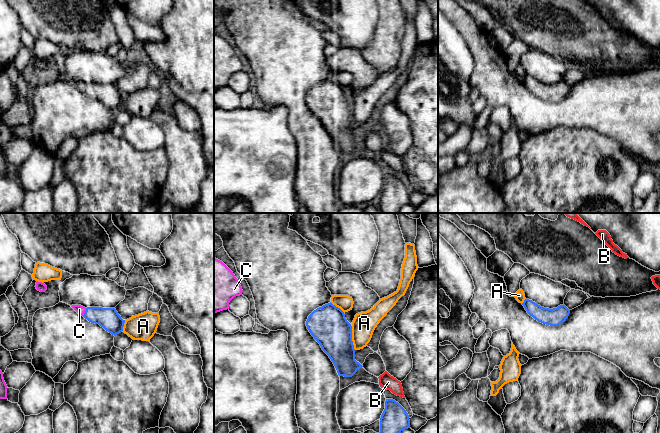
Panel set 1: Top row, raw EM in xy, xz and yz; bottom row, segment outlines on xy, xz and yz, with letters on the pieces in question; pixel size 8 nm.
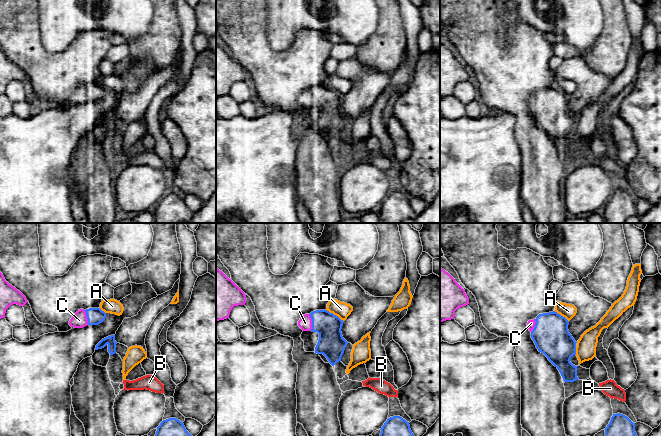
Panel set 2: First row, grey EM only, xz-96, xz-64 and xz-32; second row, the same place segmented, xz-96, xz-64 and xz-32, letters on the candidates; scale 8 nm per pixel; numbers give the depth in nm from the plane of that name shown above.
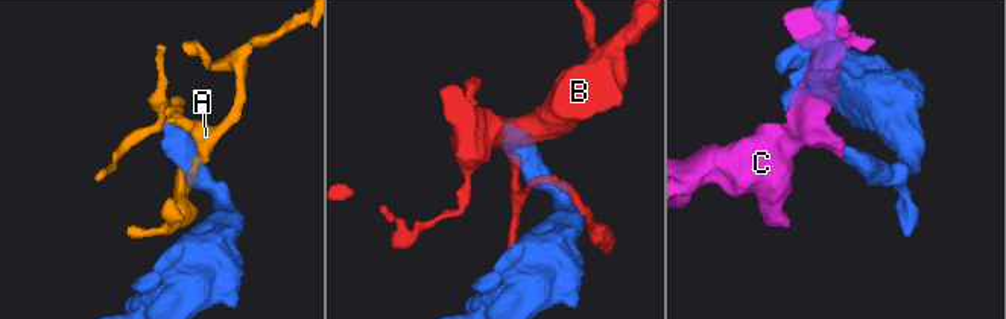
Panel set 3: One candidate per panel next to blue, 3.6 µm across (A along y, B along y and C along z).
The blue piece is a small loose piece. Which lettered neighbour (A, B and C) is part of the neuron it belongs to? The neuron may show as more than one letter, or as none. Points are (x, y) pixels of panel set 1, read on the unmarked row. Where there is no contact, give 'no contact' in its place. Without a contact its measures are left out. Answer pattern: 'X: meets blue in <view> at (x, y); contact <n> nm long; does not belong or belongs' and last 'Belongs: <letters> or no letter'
A: meets blue in xz at (351, 113); contact 200 nm long; does not belong
B: meets blue in xz at (382, 163); contact 60 nm long; does not belong
C: meets blue in xy at (85, 88); contact 70 nm long; belongs
Belongs: C

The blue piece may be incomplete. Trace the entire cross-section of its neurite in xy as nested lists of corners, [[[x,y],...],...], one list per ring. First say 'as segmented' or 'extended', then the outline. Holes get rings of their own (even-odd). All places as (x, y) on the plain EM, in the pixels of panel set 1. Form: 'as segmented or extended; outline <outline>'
extended; outline [[[72,81],[71,83],[89,98],[99,100],[114,112],[123,107],[125,96],[121,94],[115,84],[85,84],[81,81]]]

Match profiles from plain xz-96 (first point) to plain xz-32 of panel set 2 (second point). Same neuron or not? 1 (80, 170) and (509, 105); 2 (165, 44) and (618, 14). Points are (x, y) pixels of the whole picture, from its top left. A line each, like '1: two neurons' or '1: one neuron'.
1: one neuron
2: one neuron

